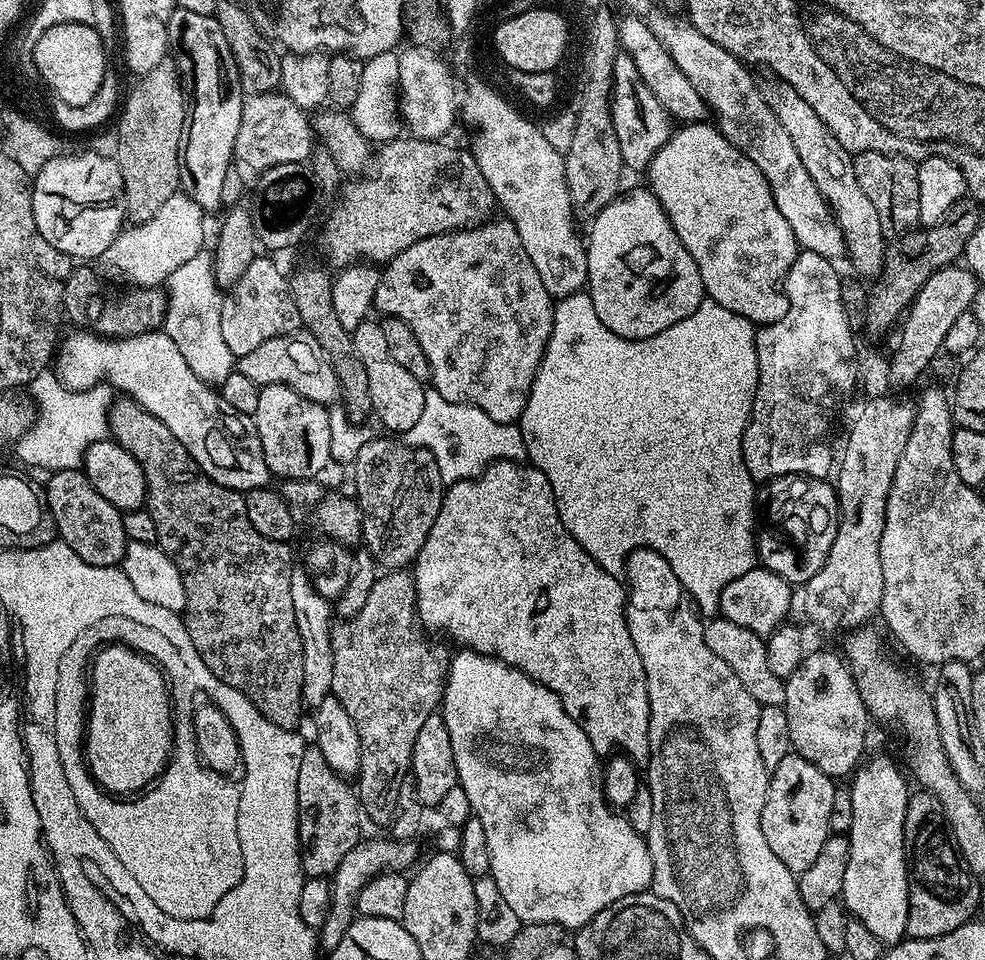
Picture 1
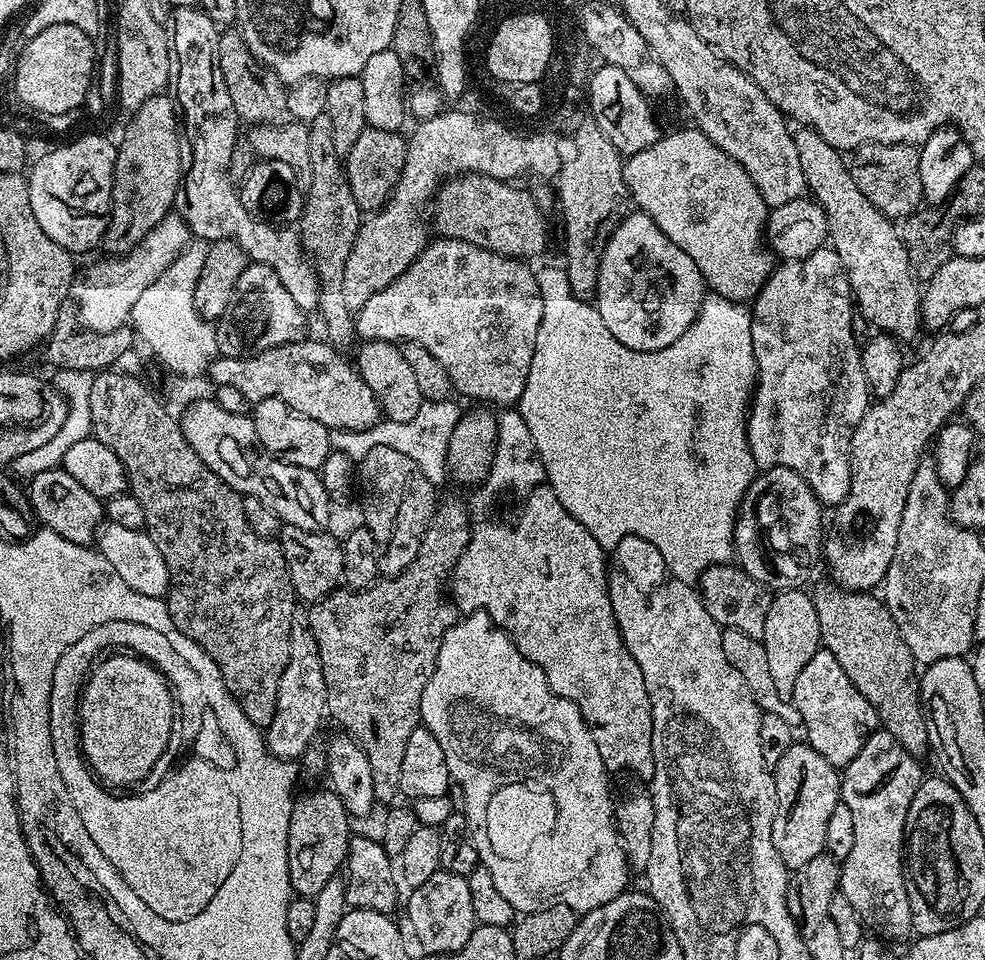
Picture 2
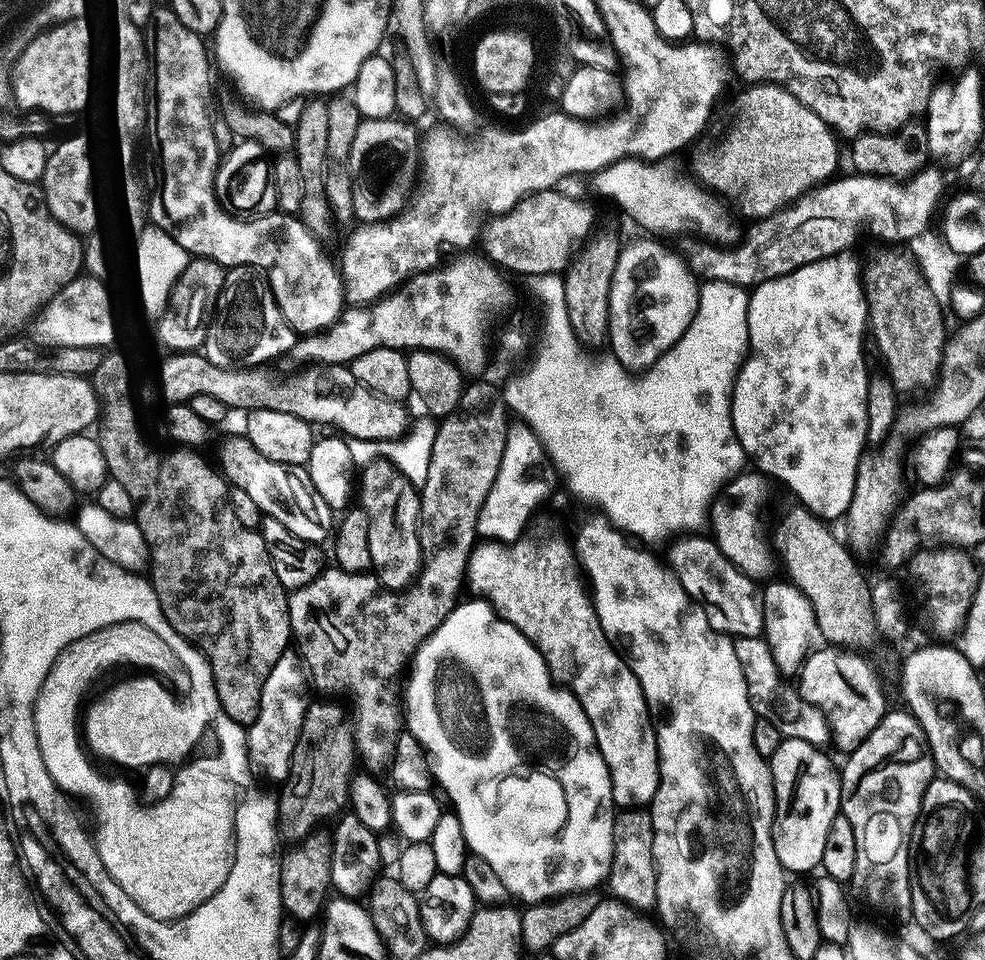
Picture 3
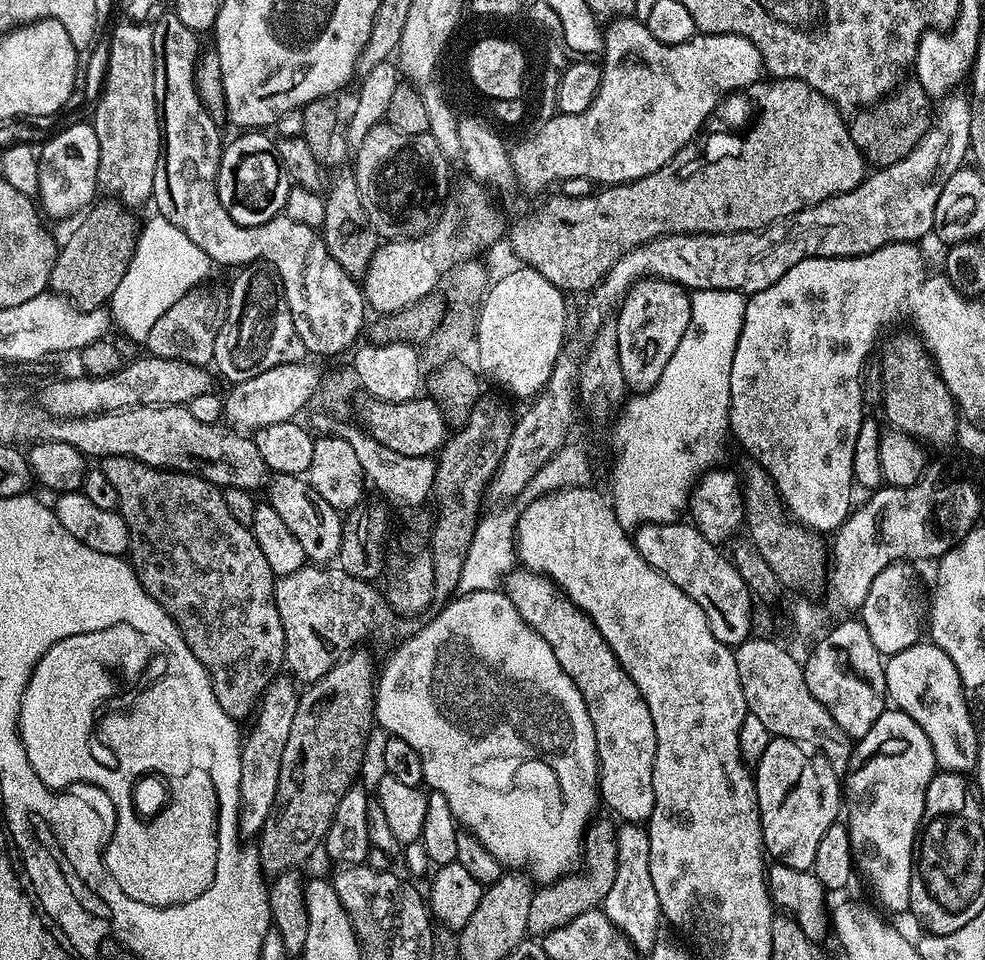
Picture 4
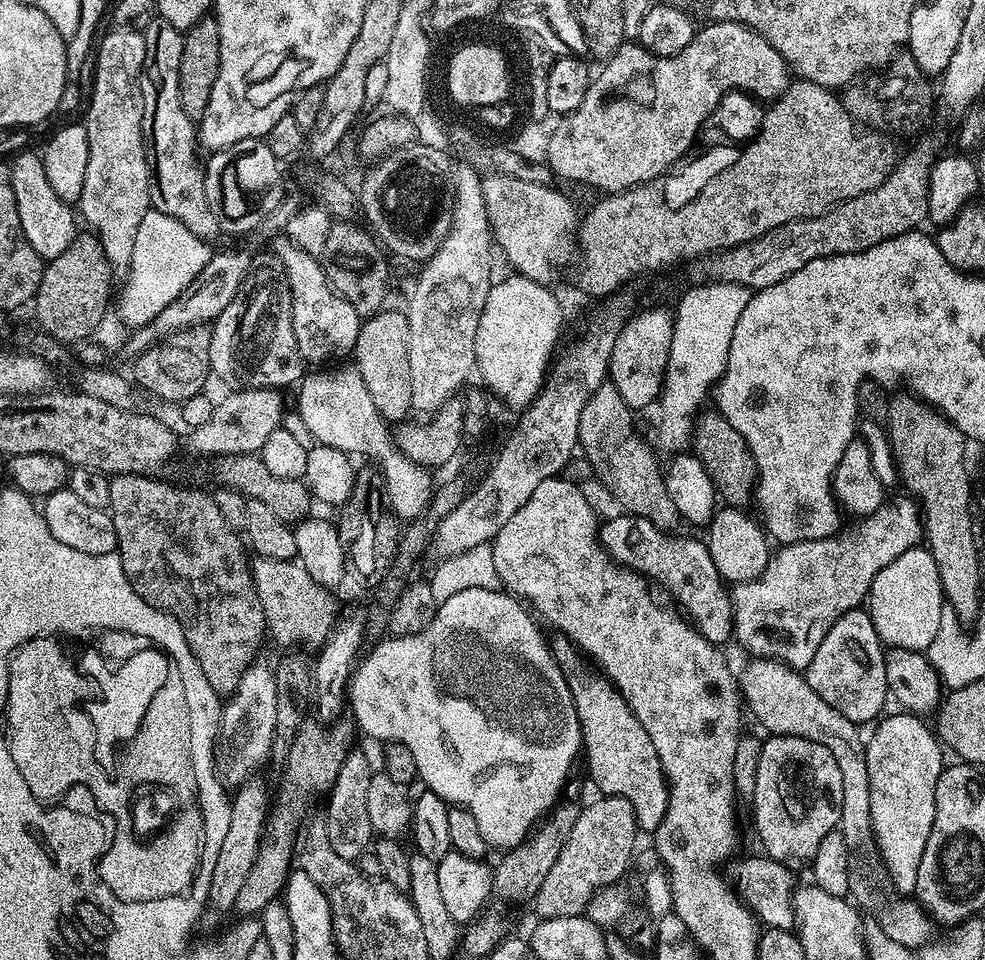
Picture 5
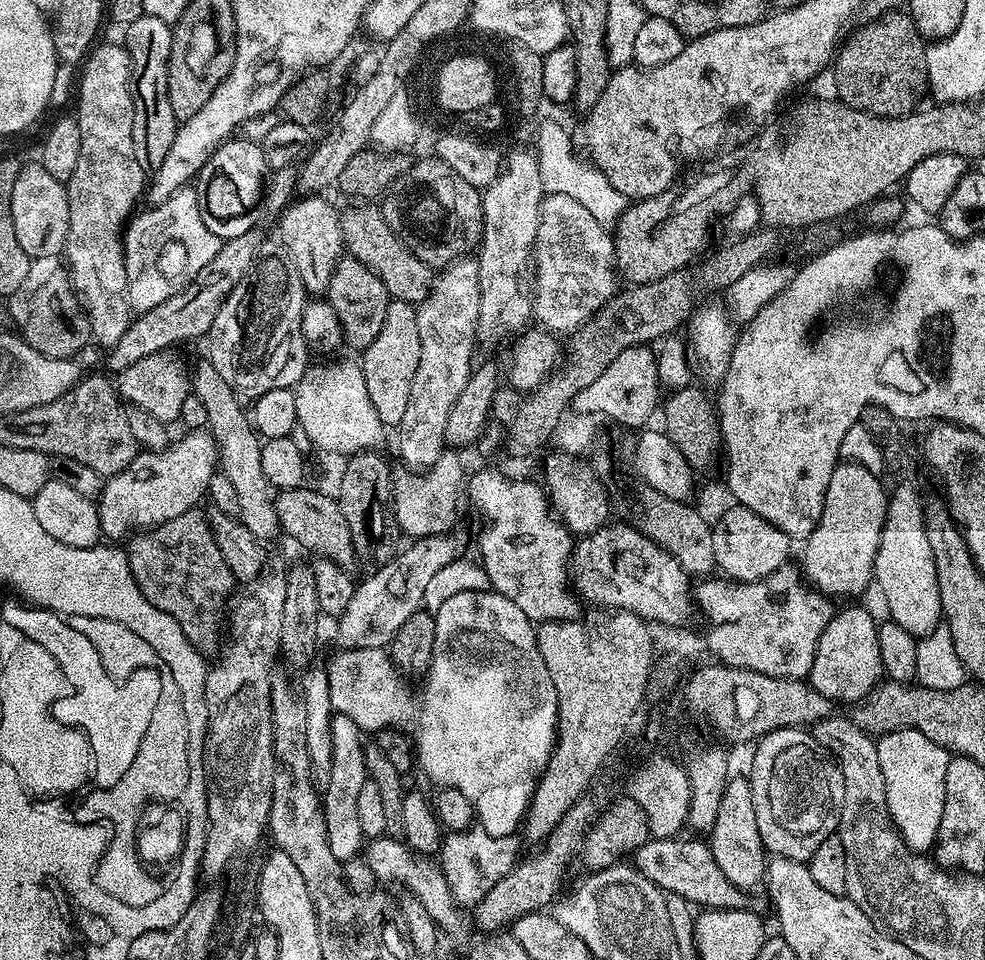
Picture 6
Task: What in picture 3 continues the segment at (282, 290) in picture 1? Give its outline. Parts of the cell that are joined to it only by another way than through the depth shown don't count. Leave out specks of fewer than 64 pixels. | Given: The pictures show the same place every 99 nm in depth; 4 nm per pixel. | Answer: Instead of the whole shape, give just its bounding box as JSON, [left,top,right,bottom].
[202,266,298,368]

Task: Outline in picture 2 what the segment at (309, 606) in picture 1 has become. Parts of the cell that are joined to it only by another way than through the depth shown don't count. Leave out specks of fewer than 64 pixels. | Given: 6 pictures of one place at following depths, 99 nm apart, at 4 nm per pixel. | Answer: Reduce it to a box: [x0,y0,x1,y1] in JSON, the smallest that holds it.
[266,622,328,762]

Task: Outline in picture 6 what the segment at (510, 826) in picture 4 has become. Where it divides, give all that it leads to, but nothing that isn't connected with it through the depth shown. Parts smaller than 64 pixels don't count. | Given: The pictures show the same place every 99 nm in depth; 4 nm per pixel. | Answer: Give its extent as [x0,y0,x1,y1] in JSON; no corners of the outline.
[326,590,558,836]

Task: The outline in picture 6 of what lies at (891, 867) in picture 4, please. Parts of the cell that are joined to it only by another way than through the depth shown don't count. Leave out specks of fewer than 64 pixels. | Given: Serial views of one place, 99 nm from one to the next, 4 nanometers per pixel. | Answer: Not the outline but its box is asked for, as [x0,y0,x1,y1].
[876,730,950,854]

